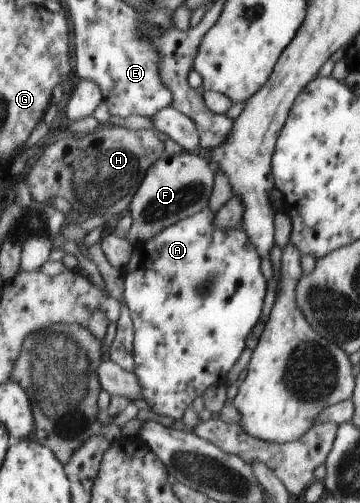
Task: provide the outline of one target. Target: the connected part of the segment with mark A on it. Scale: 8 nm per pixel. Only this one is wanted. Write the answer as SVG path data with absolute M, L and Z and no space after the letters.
M209 207L200 210L198 214L189 216L188 218L179 220L176 224L168 226L160 234L156 234L154 238L148 240L146 243L139 243L135 247L135 252L130 267L123 270L123 279L125 286L125 301L129 308L130 316L134 328L133 340L133 360L135 362L135 369L133 372L140 382L144 400L149 404L151 410L156 414L164 414L170 416L174 420L182 419L186 408L194 402L198 396L204 394L204 390L208 390L210 386L225 383L228 372L236 364L236 360L240 358L240 354L246 348L246 338L252 331L252 328L260 320L260 316L268 310L268 303L264 300L267 290L267 281L260 272L260 264L263 259L258 254L256 246L250 242L250 238L240 226L235 228L216 228L216 226L209 227L216 220L216 212L212 212Z

